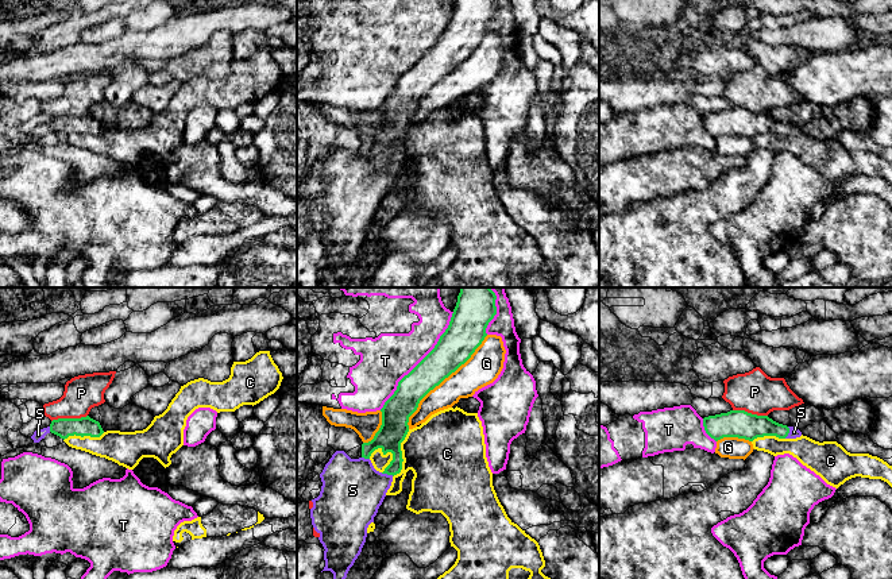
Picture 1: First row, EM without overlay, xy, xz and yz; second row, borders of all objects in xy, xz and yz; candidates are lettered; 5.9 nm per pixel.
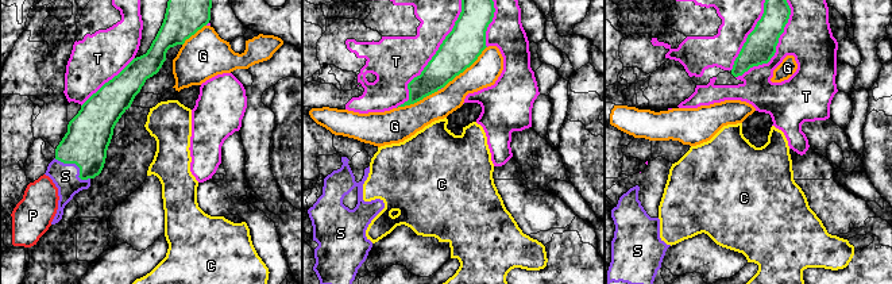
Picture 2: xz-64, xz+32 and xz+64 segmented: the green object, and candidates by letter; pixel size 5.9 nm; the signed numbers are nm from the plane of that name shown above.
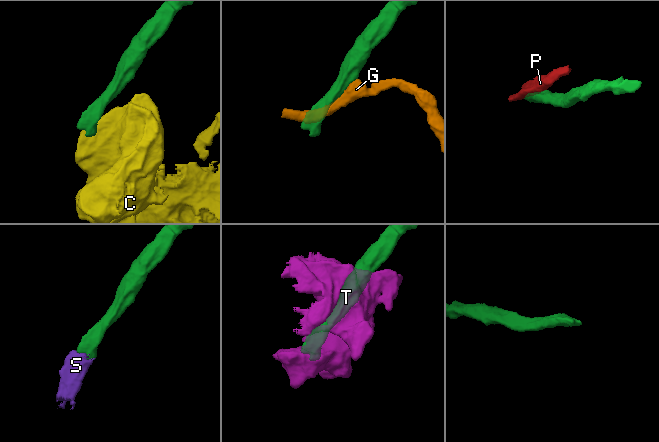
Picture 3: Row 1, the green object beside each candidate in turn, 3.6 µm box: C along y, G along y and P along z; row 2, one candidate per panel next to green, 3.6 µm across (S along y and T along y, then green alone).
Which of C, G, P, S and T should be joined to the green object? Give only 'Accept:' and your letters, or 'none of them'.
Accept: S

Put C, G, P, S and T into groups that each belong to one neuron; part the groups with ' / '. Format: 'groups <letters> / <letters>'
groups C G / P / S / T

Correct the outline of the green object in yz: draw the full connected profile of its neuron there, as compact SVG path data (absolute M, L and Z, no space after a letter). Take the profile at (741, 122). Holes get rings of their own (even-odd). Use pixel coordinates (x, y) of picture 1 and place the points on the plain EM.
M730 108L703 116L706 131L715 139L723 135L738 135L753 139L757 135L776 134L796 136L802 130L793 124L779 121L768 113L757 113L745 108Z

